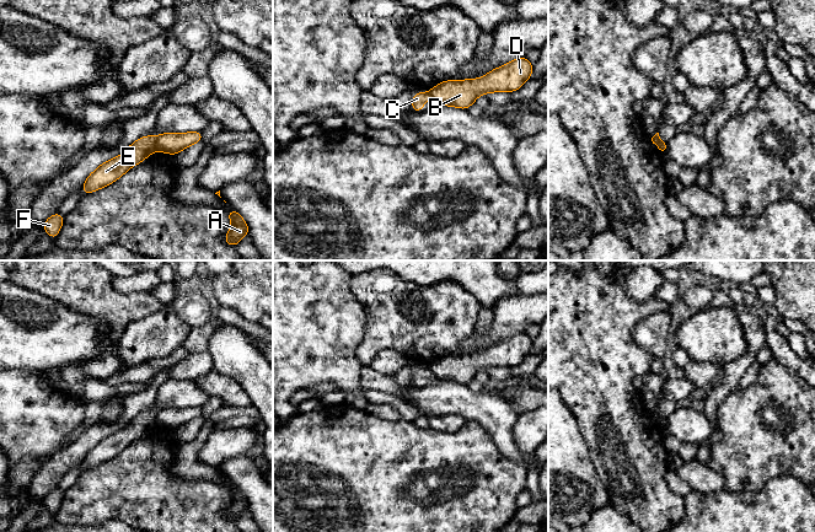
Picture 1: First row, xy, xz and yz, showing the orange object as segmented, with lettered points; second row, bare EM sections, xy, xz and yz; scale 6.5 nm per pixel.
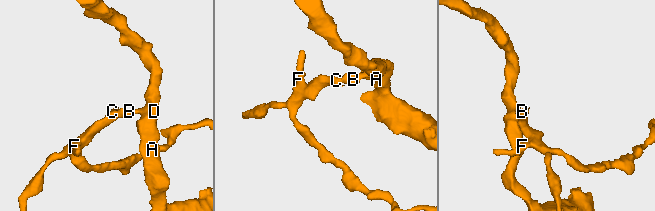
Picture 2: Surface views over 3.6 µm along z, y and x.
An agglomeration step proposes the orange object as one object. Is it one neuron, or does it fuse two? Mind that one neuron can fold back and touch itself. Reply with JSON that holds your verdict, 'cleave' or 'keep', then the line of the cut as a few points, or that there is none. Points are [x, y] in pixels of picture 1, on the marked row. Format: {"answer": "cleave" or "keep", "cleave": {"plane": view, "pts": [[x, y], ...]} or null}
{"answer": "cleave", "cleave": {"plane": "xy", "pts": [[157, 136], [155, 149]]}}

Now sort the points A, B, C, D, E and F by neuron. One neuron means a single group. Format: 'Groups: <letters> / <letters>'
Groups: A B D / C E F

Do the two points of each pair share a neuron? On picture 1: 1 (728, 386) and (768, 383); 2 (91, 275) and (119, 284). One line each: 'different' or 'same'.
1: different
2: different

